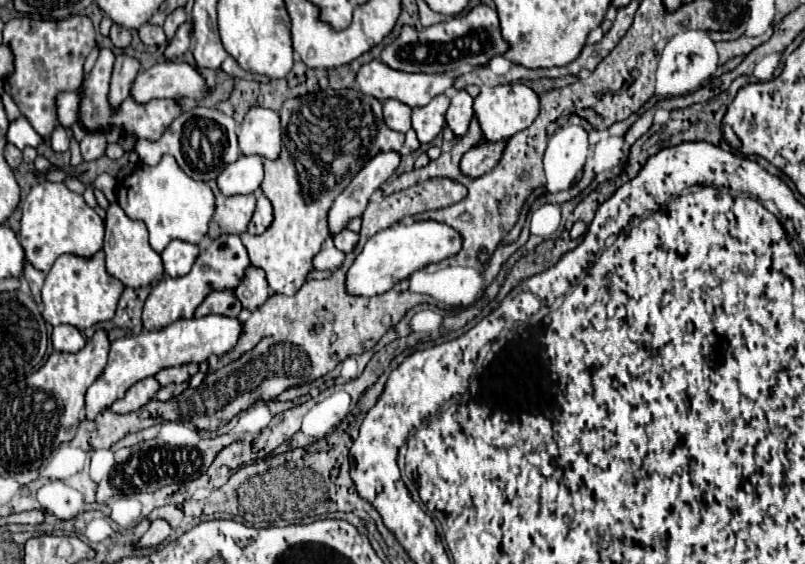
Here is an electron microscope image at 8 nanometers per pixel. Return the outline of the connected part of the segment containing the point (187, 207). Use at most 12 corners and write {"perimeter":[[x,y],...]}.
{"perimeter":[[172,155],[138,165],[118,201],[150,247],[198,243],[214,215],[210,187]]}

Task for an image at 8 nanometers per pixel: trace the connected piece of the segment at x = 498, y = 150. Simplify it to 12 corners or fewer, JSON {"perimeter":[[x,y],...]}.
{"perimeter":[[482,139],[460,161],[462,173],[480,177],[498,163],[502,145]]}

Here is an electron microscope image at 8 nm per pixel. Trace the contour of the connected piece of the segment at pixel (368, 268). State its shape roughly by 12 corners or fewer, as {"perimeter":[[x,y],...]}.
{"perimeter":[[438,221],[396,223],[366,241],[346,293],[372,297],[462,239]]}

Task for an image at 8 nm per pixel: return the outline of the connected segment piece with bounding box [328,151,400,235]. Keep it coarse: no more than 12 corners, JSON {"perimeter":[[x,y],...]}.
{"perimeter":[[380,151],[336,197],[330,235],[362,215],[370,195],[398,169],[398,151]]}

